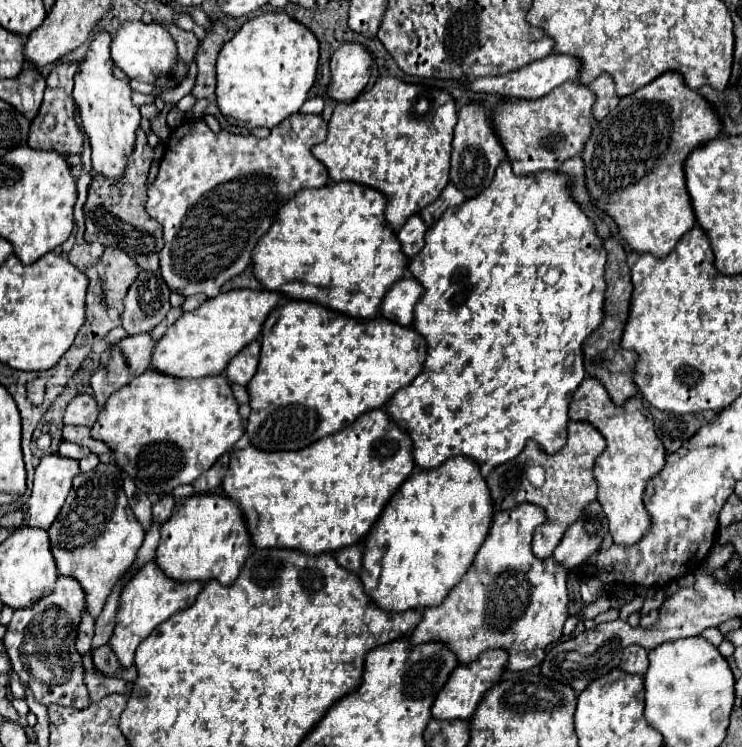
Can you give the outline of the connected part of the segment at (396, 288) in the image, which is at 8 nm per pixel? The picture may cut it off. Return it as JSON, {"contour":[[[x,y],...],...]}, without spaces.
{"contour":[[[403,277],[397,283],[393,283],[393,287],[387,291],[387,295],[379,305],[379,311],[391,323],[409,327],[419,297],[421,297],[421,285],[413,277]]]}

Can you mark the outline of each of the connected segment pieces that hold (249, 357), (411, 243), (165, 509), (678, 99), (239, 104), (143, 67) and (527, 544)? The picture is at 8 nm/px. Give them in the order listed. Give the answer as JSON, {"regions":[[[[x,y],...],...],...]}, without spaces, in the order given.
{"regions":[[[[255,339],[253,343],[249,343],[245,349],[241,349],[241,353],[237,353],[233,357],[233,361],[229,361],[225,375],[231,383],[239,383],[239,385],[247,385],[251,381],[251,377],[257,371],[257,363],[259,363],[259,349],[261,349],[261,339]]],[[[413,215],[407,219],[407,223],[401,227],[401,231],[397,233],[397,239],[401,243],[401,251],[407,259],[411,259],[413,255],[417,255],[417,251],[421,251],[423,247],[423,237],[425,237],[425,223],[421,223],[419,215]]],[[[163,495],[163,497],[153,505],[153,523],[163,525],[163,523],[169,519],[169,515],[171,515],[173,505],[175,505],[173,497],[171,497],[171,495]]],[[[665,73],[633,95],[623,97],[619,105],[593,127],[591,139],[585,143],[581,153],[585,163],[585,185],[595,207],[617,223],[619,235],[633,251],[665,257],[673,251],[681,235],[695,225],[695,215],[685,187],[683,163],[695,147],[715,139],[719,133],[721,123],[717,123],[717,115],[713,115],[709,103],[705,103],[697,91],[687,89],[677,73]]],[[[263,13],[249,19],[235,33],[235,37],[221,47],[215,63],[215,71],[217,71],[215,95],[221,115],[229,121],[245,125],[247,129],[275,127],[289,115],[297,113],[303,101],[307,99],[307,93],[315,83],[317,61],[319,61],[319,41],[305,25],[297,23],[295,19],[289,19],[285,13]]],[[[125,21],[119,25],[119,31],[115,33],[111,41],[111,59],[113,63],[129,77],[145,83],[153,83],[155,75],[153,71],[171,73],[177,63],[177,47],[171,35],[157,23],[141,23],[141,21]]],[[[523,503],[509,511],[495,513],[485,543],[477,551],[473,565],[457,583],[457,587],[449,591],[449,595],[445,597],[441,605],[423,609],[423,619],[409,637],[411,647],[417,647],[419,643],[431,643],[431,641],[445,643],[455,653],[459,665],[471,663],[487,649],[507,651],[509,661],[505,669],[509,671],[523,671],[523,669],[531,669],[539,665],[545,657],[547,645],[561,637],[563,623],[569,617],[567,615],[567,603],[569,603],[567,587],[555,585],[555,573],[545,571],[545,561],[533,557],[533,551],[531,551],[533,531],[543,521],[545,521],[545,511],[541,511],[541,507],[533,503]]]]}

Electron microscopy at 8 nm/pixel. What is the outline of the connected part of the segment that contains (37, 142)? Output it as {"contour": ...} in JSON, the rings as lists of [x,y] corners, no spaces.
{"contour":[[[59,63],[51,75],[47,77],[47,87],[45,87],[45,95],[43,95],[43,103],[41,109],[37,113],[37,117],[31,121],[31,129],[29,129],[29,147],[33,149],[43,149],[43,151],[57,151],[61,155],[81,155],[83,151],[83,131],[77,127],[75,123],[75,115],[73,115],[73,75],[77,71],[77,65],[73,63]]]}

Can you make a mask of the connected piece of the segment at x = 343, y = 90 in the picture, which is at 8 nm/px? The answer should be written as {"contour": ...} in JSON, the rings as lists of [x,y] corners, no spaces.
{"contour":[[[343,43],[329,63],[331,81],[327,85],[327,95],[337,103],[355,101],[367,87],[373,65],[375,59],[365,47],[357,43]]]}

